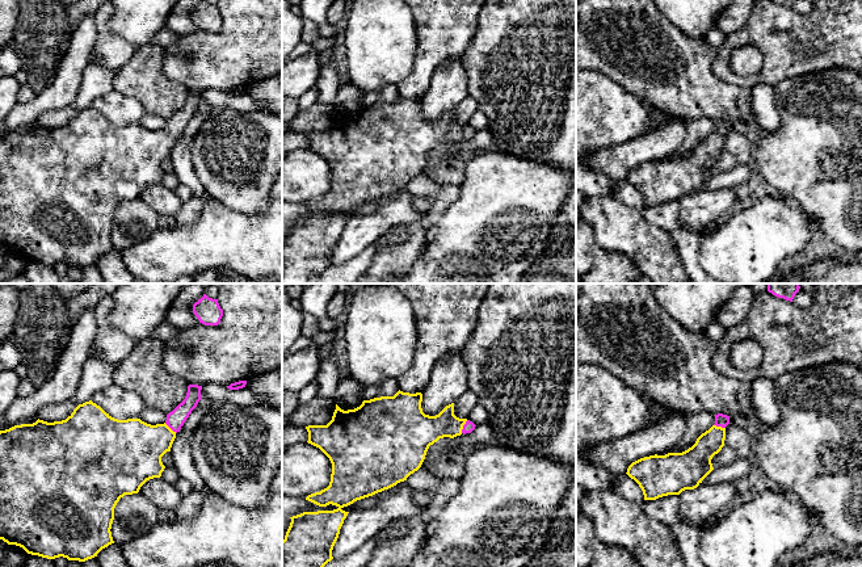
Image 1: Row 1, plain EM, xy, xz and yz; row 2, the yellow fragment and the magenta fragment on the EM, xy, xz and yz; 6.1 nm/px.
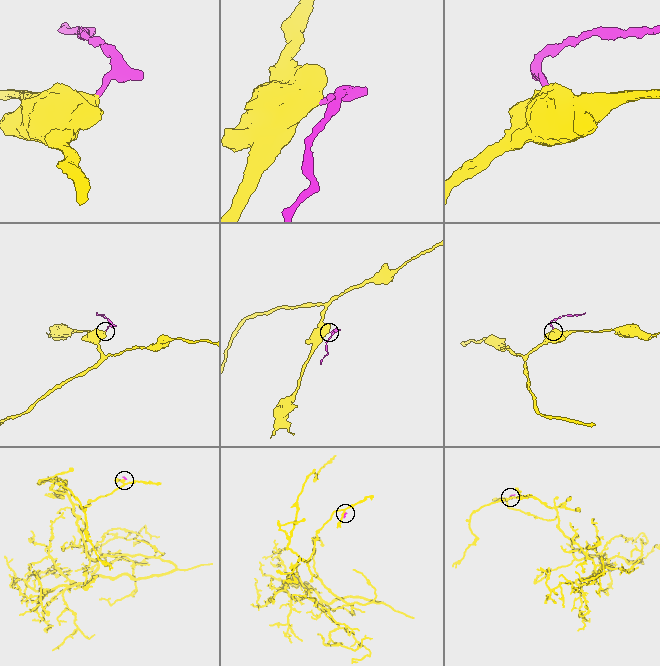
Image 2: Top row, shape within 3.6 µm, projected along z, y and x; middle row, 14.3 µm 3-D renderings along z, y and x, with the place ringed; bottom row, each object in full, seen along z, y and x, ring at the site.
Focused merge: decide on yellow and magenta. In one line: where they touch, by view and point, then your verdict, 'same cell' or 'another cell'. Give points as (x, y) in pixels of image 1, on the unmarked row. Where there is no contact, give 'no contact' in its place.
meets yellow in xz at (462, 133); same cell

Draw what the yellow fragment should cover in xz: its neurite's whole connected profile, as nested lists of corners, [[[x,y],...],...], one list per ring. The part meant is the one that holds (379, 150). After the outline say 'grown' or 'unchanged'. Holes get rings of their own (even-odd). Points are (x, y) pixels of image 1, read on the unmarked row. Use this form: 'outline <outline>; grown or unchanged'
outline [[[398,97],[394,102],[380,102],[363,106],[354,116],[344,117],[336,110],[332,126],[327,131],[308,131],[308,150],[319,154],[332,169],[329,192],[320,198],[311,200],[306,206],[319,211],[336,211],[333,217],[303,218],[293,222],[290,232],[282,247],[282,284],[320,284],[323,273],[333,265],[332,256],[339,244],[340,235],[349,218],[342,214],[357,206],[373,202],[388,196],[417,177],[426,161],[430,151],[440,144],[454,144],[462,139],[471,139],[475,130],[467,125],[459,125],[454,121],[454,109],[446,112],[438,121],[429,122],[421,114],[422,100],[409,100]]]; grown

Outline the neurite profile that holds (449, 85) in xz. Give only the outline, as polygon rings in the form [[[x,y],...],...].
[[[462,59],[441,64],[432,79],[428,93],[421,98],[425,121],[436,122],[467,96],[467,76]]]

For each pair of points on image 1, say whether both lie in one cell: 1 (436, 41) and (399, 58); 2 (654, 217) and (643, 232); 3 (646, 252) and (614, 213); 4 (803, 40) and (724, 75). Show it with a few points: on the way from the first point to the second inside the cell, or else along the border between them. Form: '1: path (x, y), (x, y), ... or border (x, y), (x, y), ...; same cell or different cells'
1: border (415, 20), (416, 54), (413, 67), (404, 79); different cells
2: border (640, 210), (646, 219), (668, 232); different cells
3: path (640, 243), (619, 222); same cell
4: path (783, 59), (769, 74), (752, 80), (744, 80); same cell

